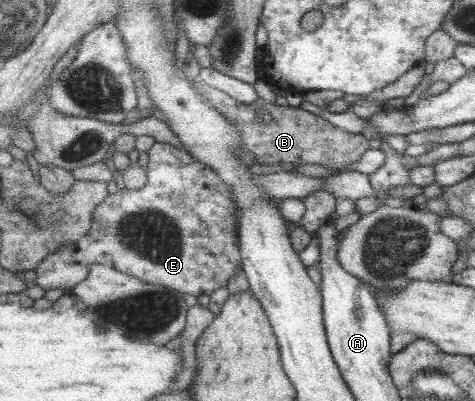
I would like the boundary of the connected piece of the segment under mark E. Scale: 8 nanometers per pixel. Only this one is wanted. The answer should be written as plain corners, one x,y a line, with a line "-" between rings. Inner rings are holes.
156,141
155,145
149,150
149,183
143,189
125,188
123,192
112,194
101,206
95,215
95,225
87,235
84,235
80,241
69,242
65,247
53,252
44,262
37,267
36,285
41,286
45,290
50,289
73,289
80,283
83,283
91,271
92,263
100,263
130,273
137,276
139,279
145,280
147,283
170,287
177,291
189,293
197,297
201,295
213,295
215,291
219,291
221,287
228,287
234,277
237,277
244,271
244,255
241,245
241,220
237,215
239,212
238,201
232,199
232,187
215,171
211,166
208,166
204,161
201,161
195,155
191,155
189,151
185,151
179,147
175,147
172,143

